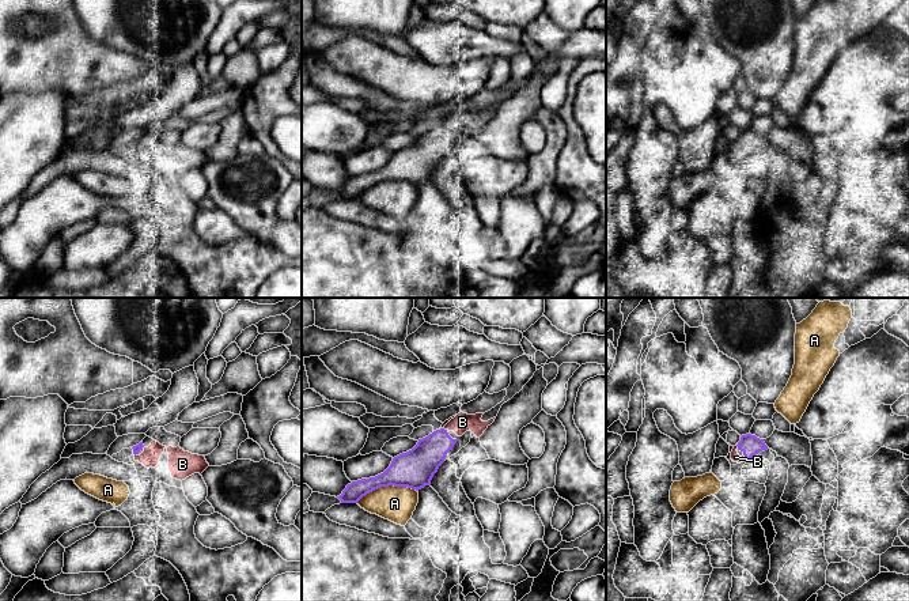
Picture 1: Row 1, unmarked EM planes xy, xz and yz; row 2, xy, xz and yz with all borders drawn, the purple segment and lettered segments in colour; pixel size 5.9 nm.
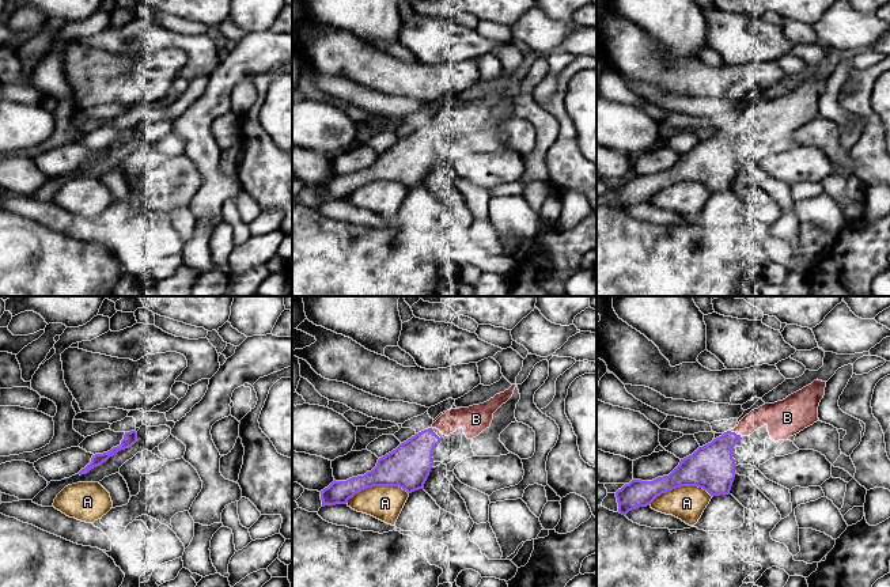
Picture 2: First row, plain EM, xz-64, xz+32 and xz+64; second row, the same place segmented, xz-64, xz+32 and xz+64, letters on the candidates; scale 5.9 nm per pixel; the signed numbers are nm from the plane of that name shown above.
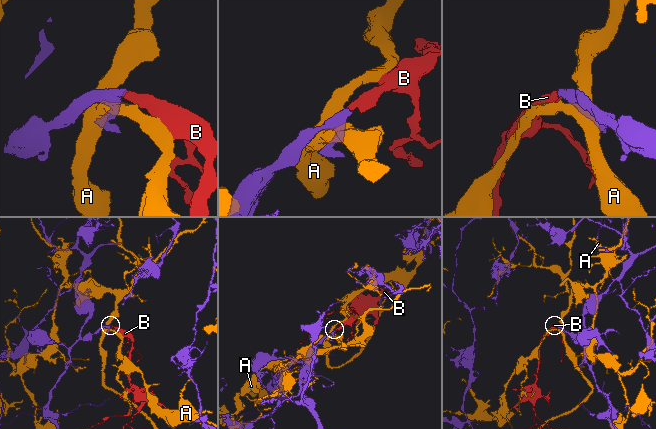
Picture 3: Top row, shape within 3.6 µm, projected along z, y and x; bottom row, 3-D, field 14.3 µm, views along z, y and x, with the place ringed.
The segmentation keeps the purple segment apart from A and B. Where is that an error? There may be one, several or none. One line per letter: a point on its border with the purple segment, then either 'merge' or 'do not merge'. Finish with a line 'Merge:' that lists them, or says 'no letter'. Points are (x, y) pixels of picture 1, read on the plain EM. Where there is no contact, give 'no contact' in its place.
A: xz (386, 181) | do not merge
B: yz (737, 140) | merge
Merge: B

